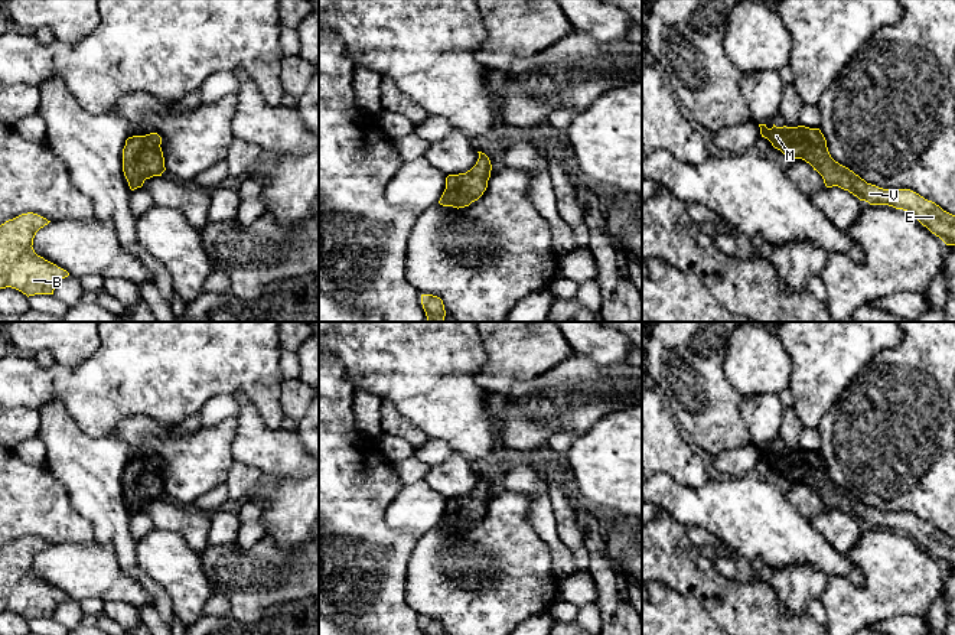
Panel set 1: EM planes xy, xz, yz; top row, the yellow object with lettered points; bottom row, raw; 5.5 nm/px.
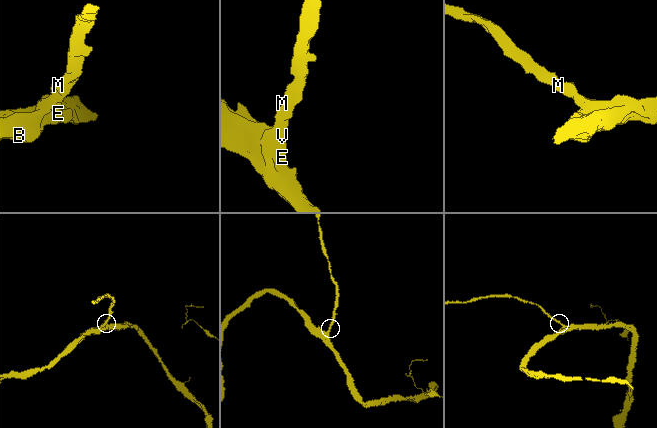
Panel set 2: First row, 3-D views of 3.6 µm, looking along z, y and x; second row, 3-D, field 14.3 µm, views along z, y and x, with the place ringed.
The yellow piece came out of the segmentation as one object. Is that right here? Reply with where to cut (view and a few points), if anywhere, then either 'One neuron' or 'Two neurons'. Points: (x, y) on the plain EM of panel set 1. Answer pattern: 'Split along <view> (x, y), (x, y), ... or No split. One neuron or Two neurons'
No split. One neuron

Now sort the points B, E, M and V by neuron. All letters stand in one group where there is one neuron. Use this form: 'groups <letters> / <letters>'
groups B E M V

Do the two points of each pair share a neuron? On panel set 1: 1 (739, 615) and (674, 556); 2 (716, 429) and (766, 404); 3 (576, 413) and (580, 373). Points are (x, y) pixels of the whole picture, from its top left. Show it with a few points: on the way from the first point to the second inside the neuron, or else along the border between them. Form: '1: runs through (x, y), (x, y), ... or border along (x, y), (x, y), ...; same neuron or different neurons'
1: runs through (724, 599), (704, 586), (690, 572); same neuron
2: border along (745, 394), (740, 403), (740, 417), (750, 440); different neurons
3: runs through (576, 403), (579, 383); same neuron

